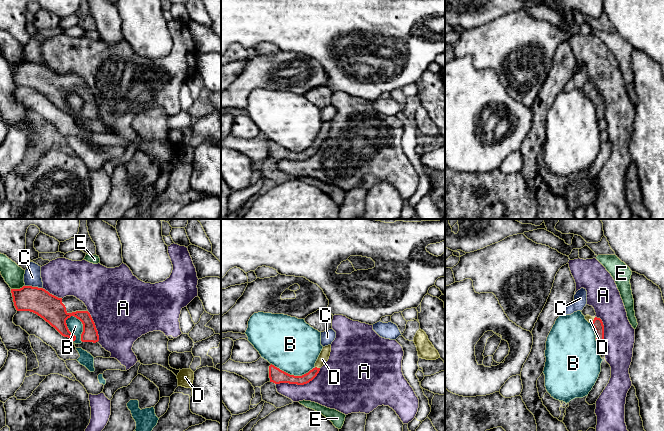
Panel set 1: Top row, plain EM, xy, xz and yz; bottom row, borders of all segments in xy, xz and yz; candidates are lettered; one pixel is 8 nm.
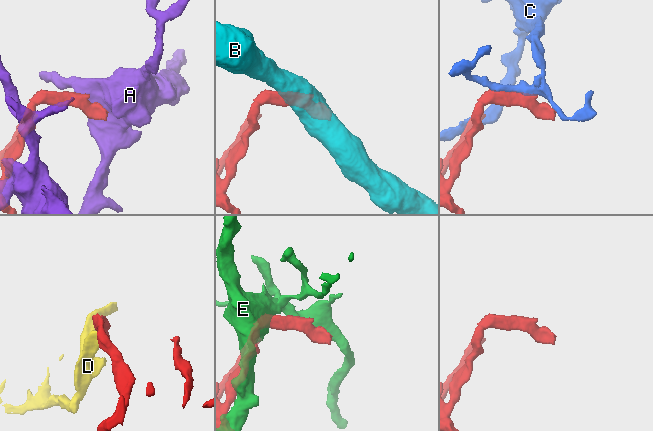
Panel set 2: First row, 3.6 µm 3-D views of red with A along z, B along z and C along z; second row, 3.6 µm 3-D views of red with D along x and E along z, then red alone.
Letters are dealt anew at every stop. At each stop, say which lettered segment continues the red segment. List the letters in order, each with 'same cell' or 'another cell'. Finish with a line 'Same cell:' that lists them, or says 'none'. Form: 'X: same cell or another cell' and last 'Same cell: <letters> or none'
A: another cell
B: another cell
C: another cell
D: same cell
E: another cell
Same cell: D

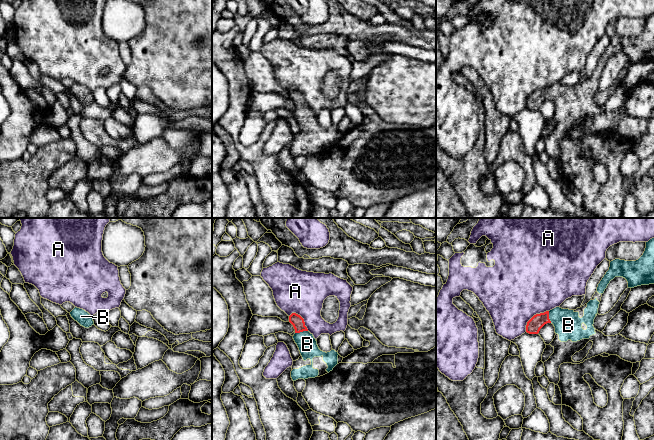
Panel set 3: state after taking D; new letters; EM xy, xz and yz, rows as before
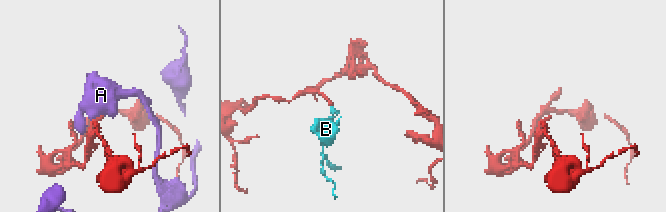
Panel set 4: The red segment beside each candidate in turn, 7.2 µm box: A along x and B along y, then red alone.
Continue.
A: another cell
B: same cell
Same cell: B

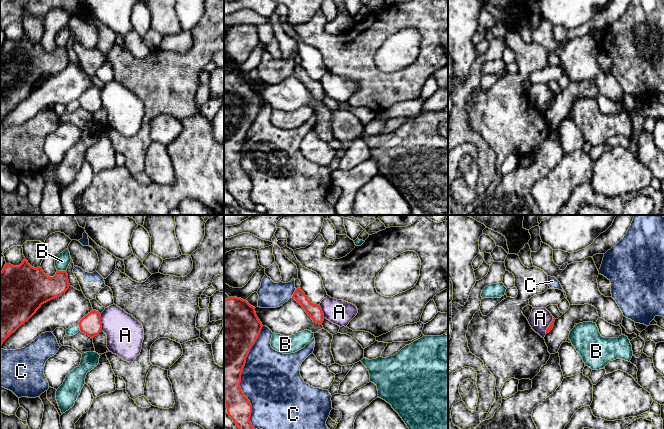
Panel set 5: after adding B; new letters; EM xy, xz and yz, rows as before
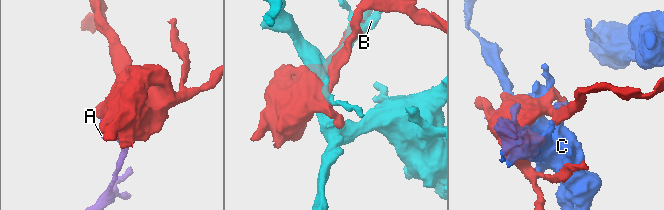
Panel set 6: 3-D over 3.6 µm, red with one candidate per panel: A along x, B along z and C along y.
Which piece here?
A: another cell
B: another cell
C: another cell
Same cell: none

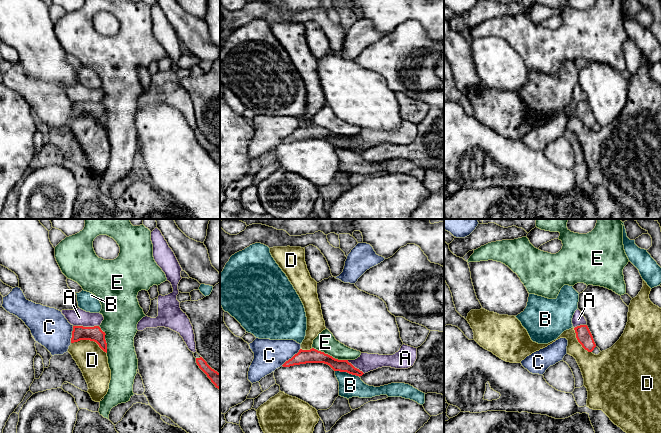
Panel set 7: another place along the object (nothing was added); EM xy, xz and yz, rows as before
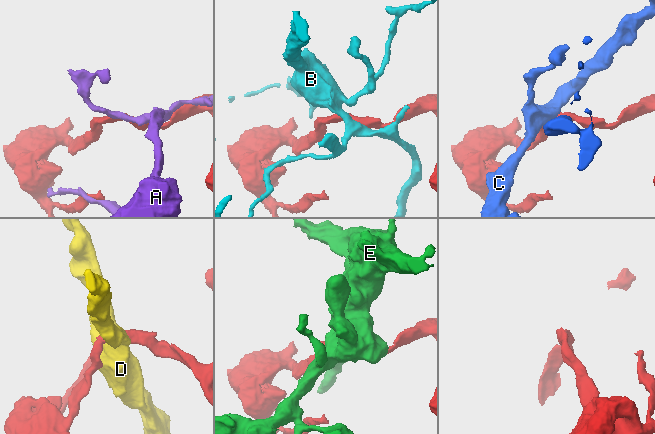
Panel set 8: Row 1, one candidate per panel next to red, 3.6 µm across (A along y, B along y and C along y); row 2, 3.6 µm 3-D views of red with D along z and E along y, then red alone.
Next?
A: another cell
B: another cell
C: another cell
D: another cell
E: another cell
Same cell: none

